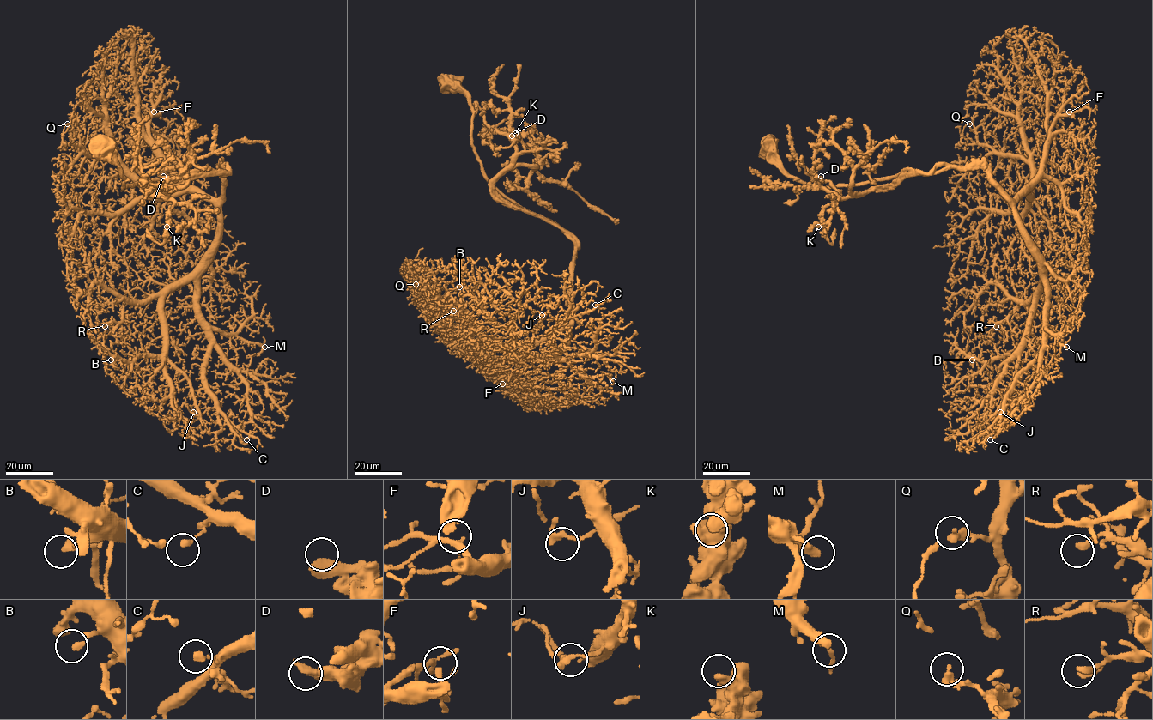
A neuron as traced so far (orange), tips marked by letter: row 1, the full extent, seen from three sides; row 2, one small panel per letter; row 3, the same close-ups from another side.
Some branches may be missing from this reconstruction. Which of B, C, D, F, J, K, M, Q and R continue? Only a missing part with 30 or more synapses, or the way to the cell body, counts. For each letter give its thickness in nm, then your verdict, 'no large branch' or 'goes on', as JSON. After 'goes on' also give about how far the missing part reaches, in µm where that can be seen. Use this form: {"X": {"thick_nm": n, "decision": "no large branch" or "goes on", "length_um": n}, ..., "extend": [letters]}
{"B": {"thick_nm": 280, "decision": "no large branch"}, "C": {"thick_nm": 170, "decision": "no large branch"}, "D": {"thick_nm": 550, "decision": "no large branch"}, "F": {"thick_nm": 200, "decision": "no large branch"}, "J": {"thick_nm": 220, "decision": "no large branch"}, "K": {"thick_nm": 440, "decision": "no large branch"}, "M": {"thick_nm": 400, "decision": "goes on", "length_um": 15}, "Q": {"thick_nm": 320, "decision": "no large branch"}, "R": {"thick_nm": 280, "decision": "no large branch"}, "extend": ["M"]}

